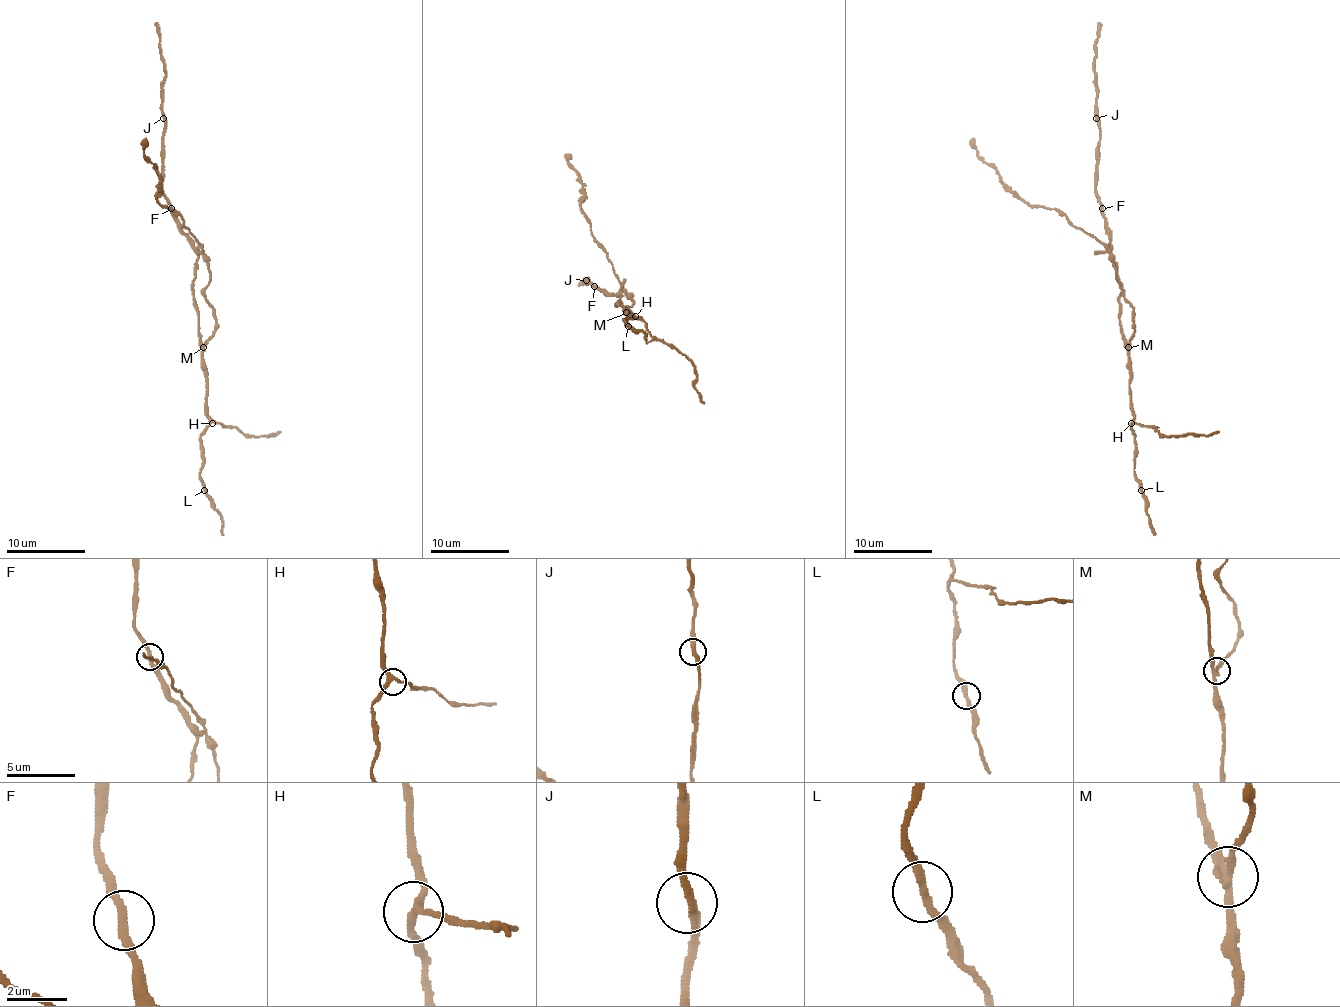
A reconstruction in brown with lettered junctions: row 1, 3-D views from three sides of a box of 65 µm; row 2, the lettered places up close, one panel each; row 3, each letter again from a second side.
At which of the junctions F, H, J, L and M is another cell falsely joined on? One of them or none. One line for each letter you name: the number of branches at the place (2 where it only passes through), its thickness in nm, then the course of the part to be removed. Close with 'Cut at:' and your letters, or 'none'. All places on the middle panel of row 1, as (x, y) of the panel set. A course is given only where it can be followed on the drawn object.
M: 3 | 240 nm | (626, 312), (639, 318), (628, 308), (634, 302), (590, 229), (580, 206), (582, 180), (567, 162), (569, 156)
Cut at: M

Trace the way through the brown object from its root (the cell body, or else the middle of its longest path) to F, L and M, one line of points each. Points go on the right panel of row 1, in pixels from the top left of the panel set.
F: (1118, 279), (1116, 261), (1110, 255), (1110, 232), (1102, 208)
L: (1118, 279), (1122, 291), (1120, 332), (1127, 350), (1131, 433), (1135, 437), (1133, 470), (1141, 490)
M: (1118, 279), (1122, 291), (1120, 332), (1127, 348)

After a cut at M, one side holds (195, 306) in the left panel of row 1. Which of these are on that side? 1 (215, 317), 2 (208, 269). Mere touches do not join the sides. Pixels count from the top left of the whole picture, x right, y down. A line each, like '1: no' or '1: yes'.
1: no
2: no

